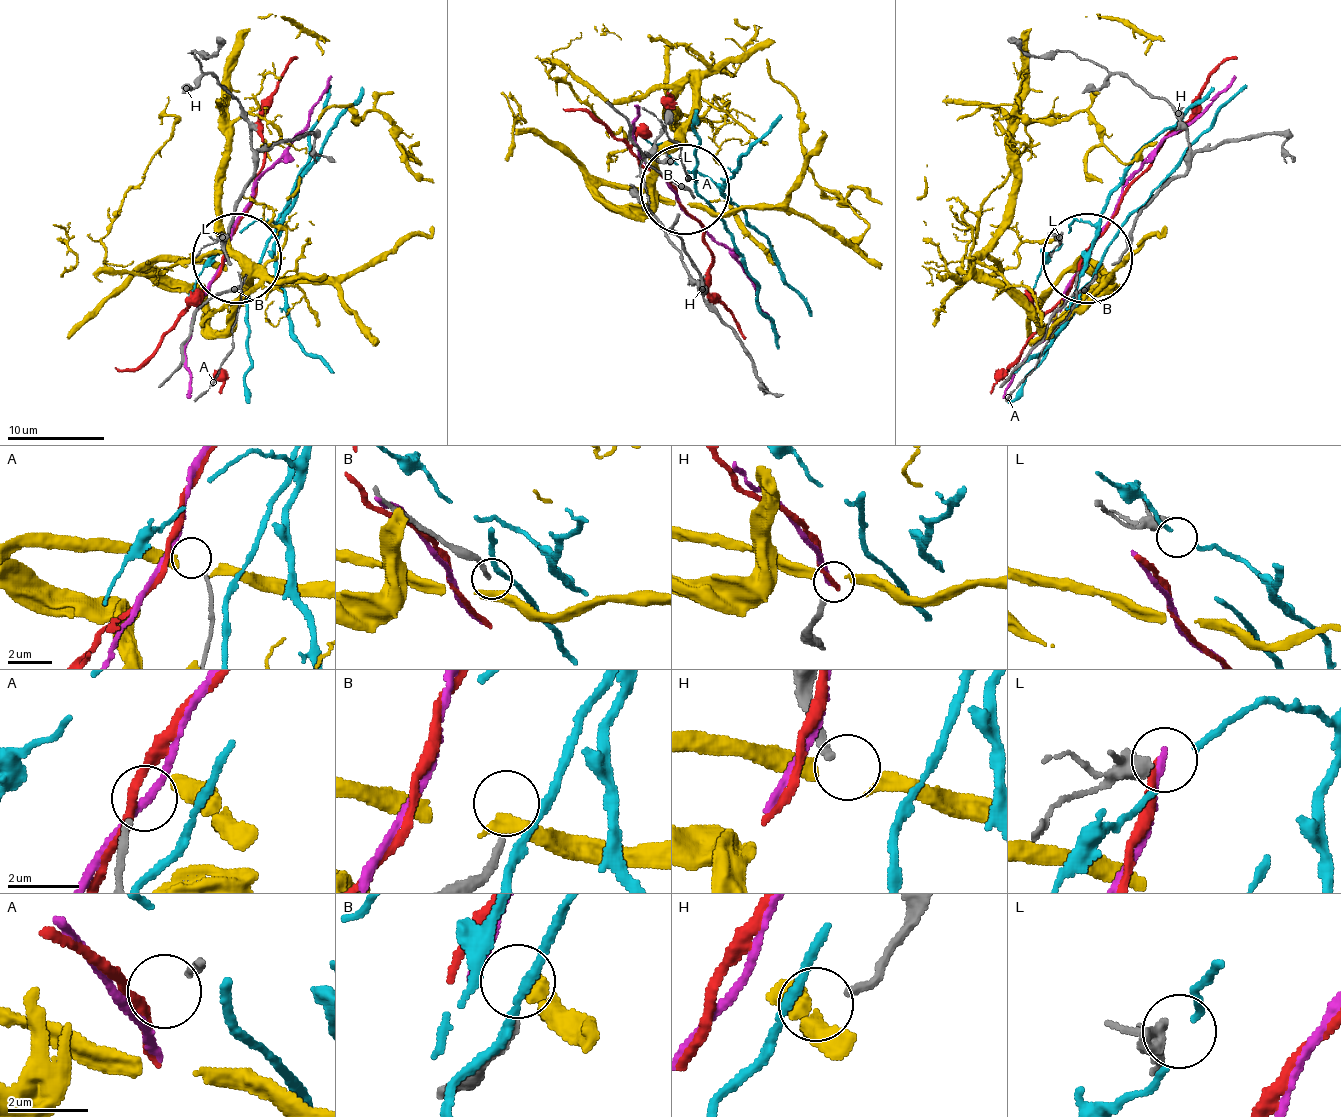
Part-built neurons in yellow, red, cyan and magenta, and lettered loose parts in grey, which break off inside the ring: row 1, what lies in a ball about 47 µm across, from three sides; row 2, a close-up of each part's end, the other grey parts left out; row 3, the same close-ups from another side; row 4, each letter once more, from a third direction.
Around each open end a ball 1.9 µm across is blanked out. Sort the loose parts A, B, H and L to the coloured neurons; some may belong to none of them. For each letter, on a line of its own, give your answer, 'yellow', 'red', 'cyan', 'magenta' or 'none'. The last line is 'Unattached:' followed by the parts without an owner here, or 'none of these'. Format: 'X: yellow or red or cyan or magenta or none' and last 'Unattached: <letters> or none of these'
A: none
B: none
H: yellow
L: none
Unattached: A, B, L

